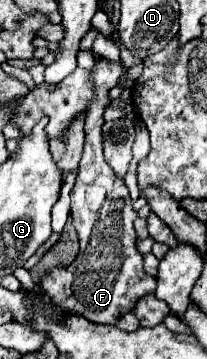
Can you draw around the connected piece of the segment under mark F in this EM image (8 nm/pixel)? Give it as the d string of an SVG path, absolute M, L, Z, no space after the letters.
M106 58L96 62L92 78L96 82L96 98L86 114L86 144L80 160L76 184L70 192L70 216L80 240L78 258L68 268L52 268L40 282L38 290L50 296L60 310L74 312L96 324L116 324L120 316L134 310L136 302L156 290L156 278L142 268L142 254L136 248L134 220L138 218L124 180L114 176L102 156L102 112L108 106L108 90L116 86L122 64L112 64Z

